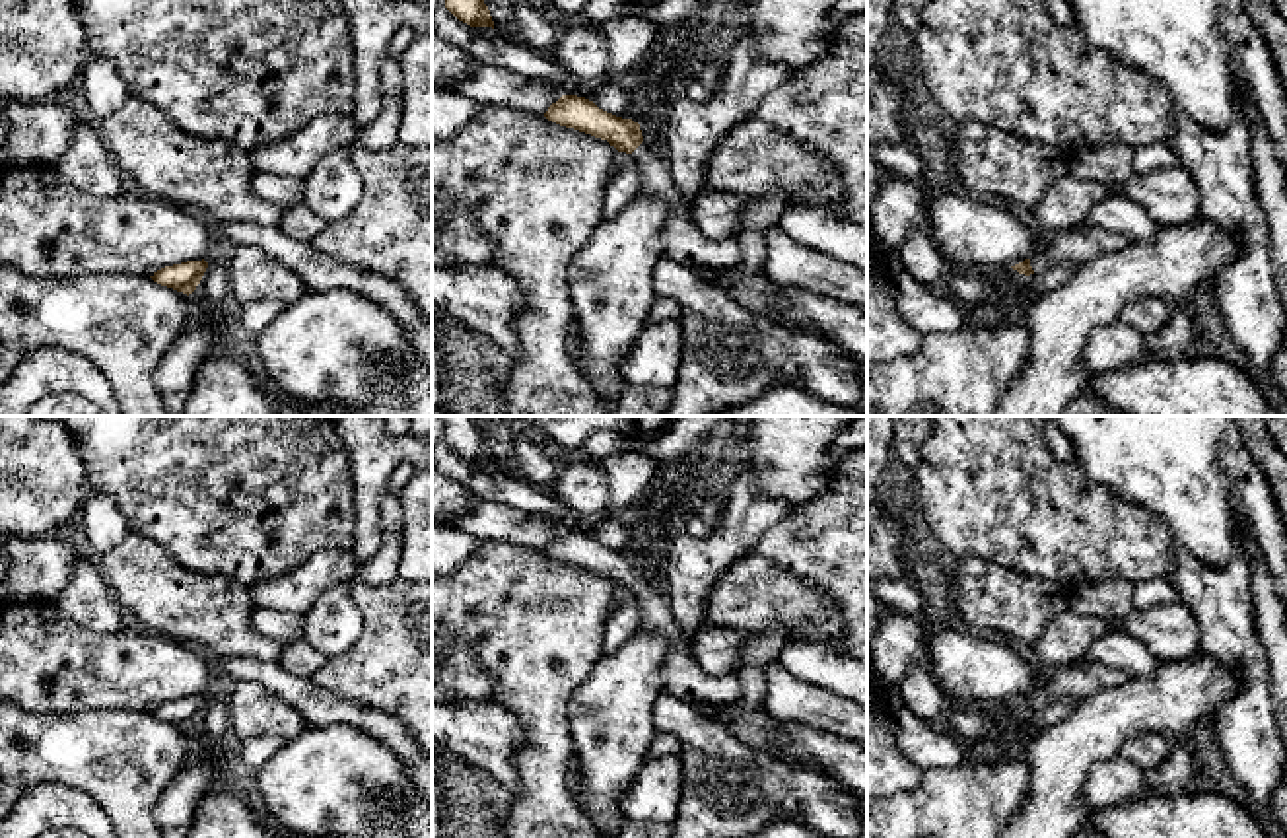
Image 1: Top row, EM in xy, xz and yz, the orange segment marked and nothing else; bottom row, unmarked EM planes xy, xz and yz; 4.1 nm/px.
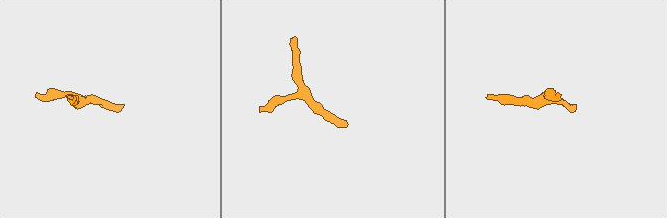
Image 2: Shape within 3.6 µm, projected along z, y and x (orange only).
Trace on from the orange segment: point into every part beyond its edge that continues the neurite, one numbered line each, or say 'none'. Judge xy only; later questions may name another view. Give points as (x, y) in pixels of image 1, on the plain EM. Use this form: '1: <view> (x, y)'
none

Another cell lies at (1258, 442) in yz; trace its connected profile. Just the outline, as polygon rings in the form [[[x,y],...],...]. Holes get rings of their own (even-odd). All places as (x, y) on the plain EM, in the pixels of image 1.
[[[1233,416],[1246,451],[1264,471],[1287,529],[1287,455],[1271,437],[1264,416]]]

